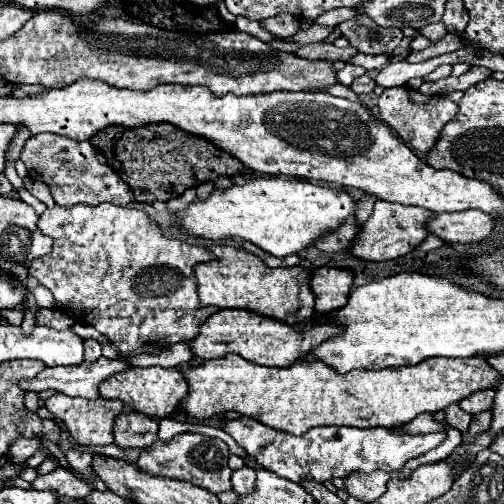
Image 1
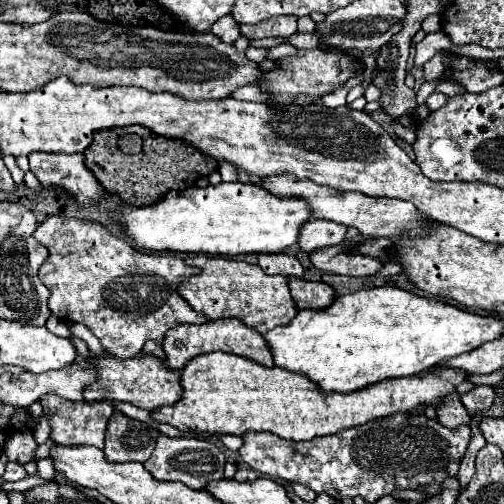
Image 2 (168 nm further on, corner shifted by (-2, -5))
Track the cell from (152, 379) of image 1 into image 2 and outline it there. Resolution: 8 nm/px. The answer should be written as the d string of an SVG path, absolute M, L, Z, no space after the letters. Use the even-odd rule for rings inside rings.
M139 352L135 358L127 358L127 360L119 360L117 356L107 354L103 358L93 358L93 362L95 368L99 370L99 378L83 392L83 398L87 402L111 400L111 402L127 402L143 410L155 410L159 406L175 404L183 394L183 388L179 384L179 374L167 368L153 354Z

